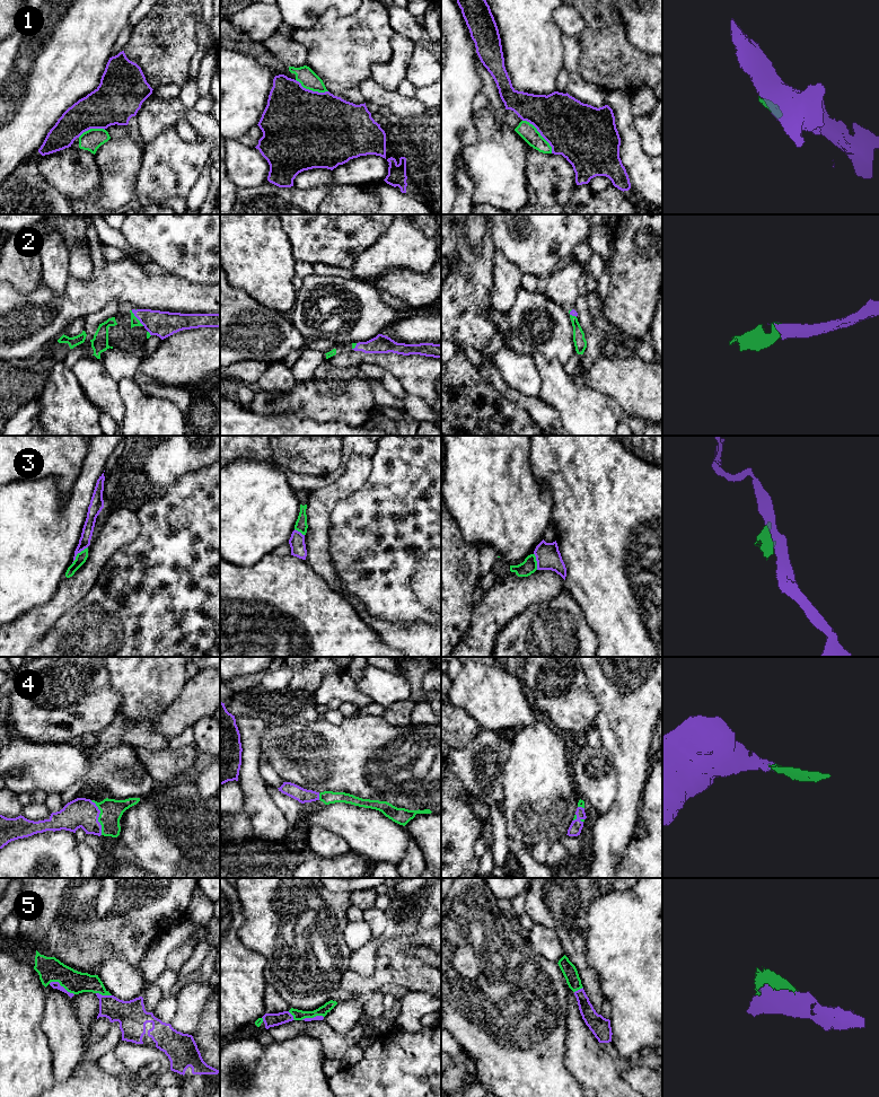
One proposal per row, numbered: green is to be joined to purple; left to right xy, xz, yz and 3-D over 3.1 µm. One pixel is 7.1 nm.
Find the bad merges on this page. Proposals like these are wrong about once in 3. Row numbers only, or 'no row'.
1, 3

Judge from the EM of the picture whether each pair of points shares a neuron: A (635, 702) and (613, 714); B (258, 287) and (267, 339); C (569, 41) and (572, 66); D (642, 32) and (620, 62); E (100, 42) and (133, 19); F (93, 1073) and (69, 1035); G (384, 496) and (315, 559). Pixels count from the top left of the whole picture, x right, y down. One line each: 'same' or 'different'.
A: same
B: different
C: same
D: different
E: different
F: different
G: different

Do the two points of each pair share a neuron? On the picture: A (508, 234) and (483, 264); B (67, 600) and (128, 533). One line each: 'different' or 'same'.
A: different
B: same

